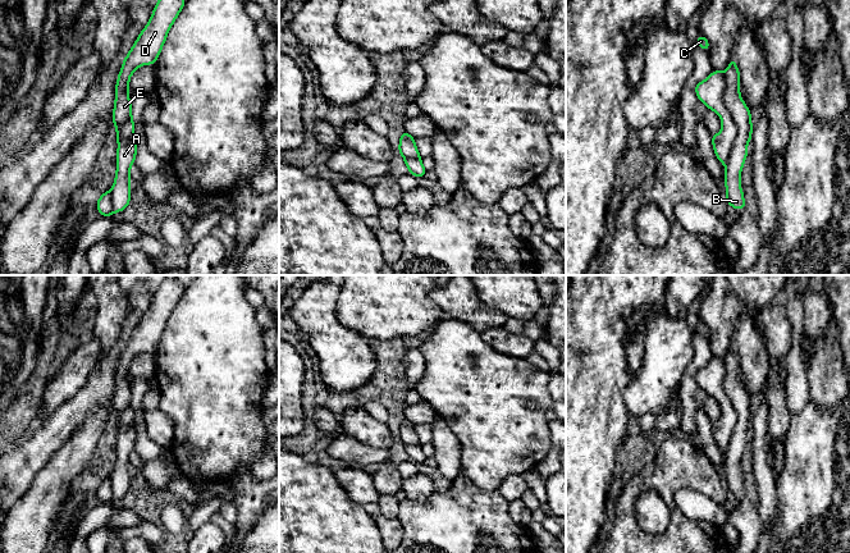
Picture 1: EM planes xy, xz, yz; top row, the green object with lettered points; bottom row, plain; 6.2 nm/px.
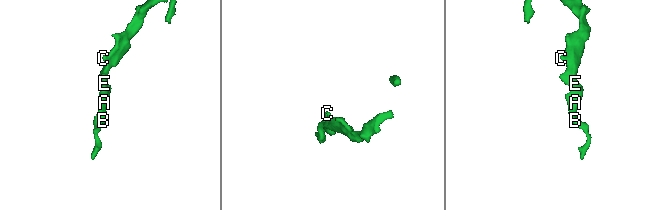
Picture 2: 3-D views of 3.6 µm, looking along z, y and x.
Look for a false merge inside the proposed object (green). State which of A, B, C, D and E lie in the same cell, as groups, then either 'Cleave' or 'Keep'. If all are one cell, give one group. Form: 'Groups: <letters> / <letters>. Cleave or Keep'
Groups: A B D E / C. Cleave

